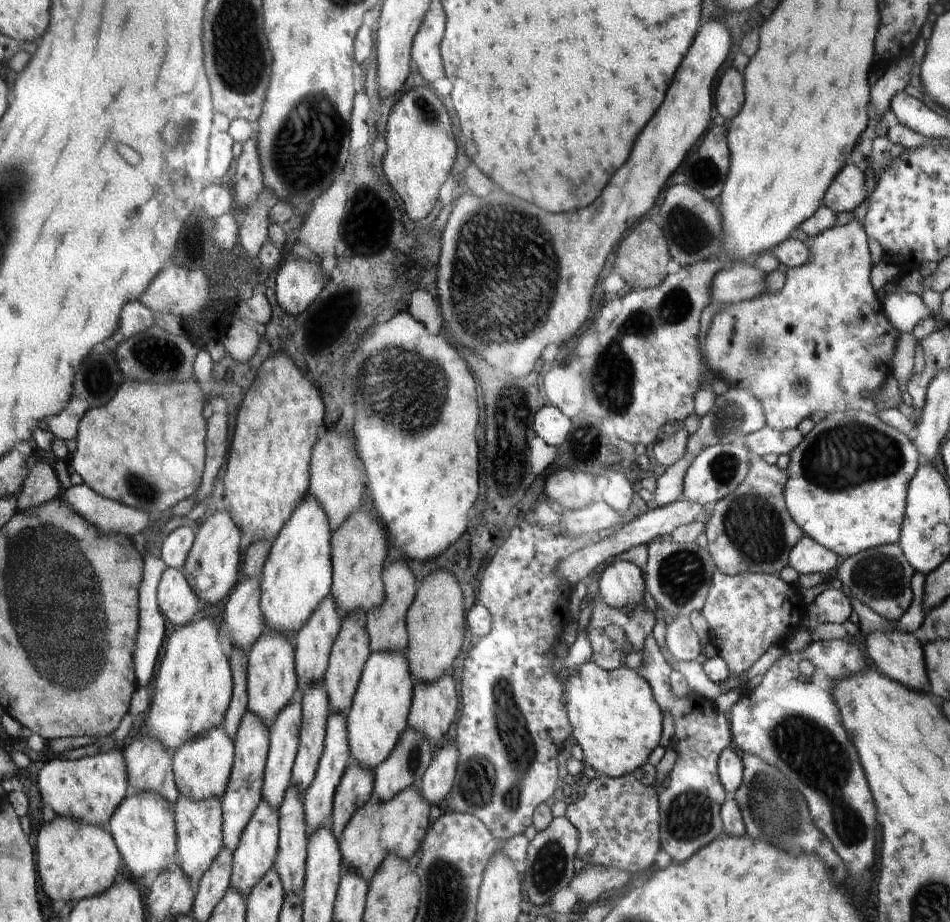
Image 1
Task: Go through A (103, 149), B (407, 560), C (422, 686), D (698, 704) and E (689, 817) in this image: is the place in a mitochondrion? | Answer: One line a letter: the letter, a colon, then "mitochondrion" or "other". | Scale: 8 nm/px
A: other
B: other
C: other
D: other
E: mitochondrion

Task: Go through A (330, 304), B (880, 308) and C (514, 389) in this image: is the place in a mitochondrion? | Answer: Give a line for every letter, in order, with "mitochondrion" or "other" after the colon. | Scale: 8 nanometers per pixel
A: mitochondrion
B: other
C: mitochondrion

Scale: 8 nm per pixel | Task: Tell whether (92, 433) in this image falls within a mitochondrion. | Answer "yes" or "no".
no

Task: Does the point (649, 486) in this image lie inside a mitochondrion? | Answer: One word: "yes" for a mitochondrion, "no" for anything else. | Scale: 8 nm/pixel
no

